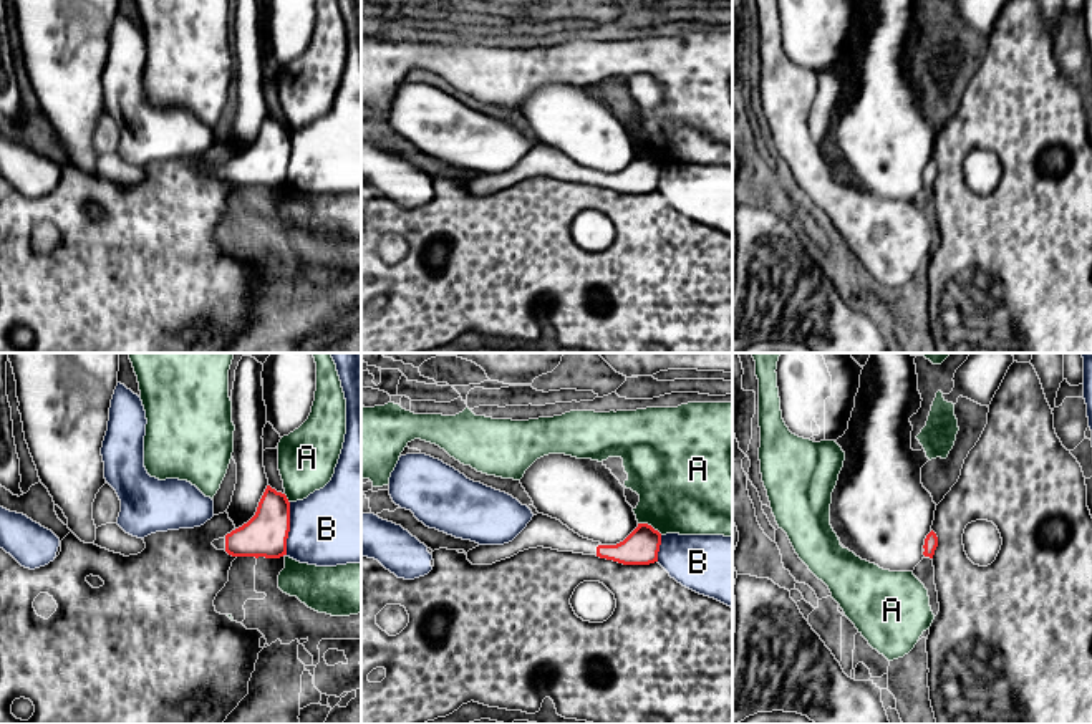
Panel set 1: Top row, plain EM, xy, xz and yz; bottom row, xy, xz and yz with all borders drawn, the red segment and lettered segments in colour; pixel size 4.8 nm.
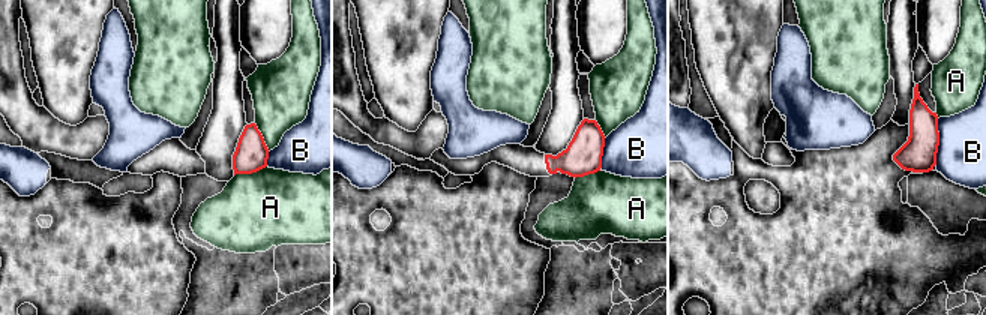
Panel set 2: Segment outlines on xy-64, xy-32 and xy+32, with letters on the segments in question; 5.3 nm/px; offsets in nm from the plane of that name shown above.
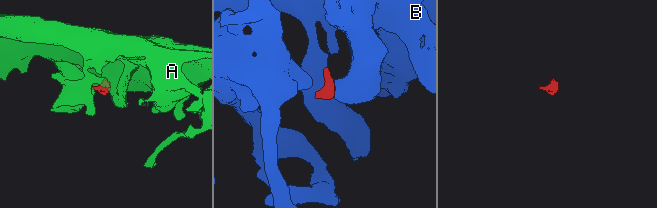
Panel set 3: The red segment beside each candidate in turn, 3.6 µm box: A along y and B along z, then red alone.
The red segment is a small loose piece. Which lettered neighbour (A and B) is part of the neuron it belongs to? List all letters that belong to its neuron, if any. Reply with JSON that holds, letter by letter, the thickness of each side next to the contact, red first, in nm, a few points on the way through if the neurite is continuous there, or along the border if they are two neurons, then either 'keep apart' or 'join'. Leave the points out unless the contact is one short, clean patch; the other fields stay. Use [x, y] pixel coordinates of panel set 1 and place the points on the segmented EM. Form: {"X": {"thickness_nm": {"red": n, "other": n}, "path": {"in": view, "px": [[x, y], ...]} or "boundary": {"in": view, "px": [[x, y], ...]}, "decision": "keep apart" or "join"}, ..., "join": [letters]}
{"A": {"thickness_nm": {"red": 170, "other": 460}, "boundary": {"in": "xz", "px": [[638, 522], [647, 522], [661, 534]]}, "decision": "keep apart"}, "B": {"thickness_nm": {"red": 220, "other": 380}, "boundary": {"in": "xy", "px": [[290, 502], [290, 530], [285, 554]]}, "decision": "keep apart"}, "join": []}

